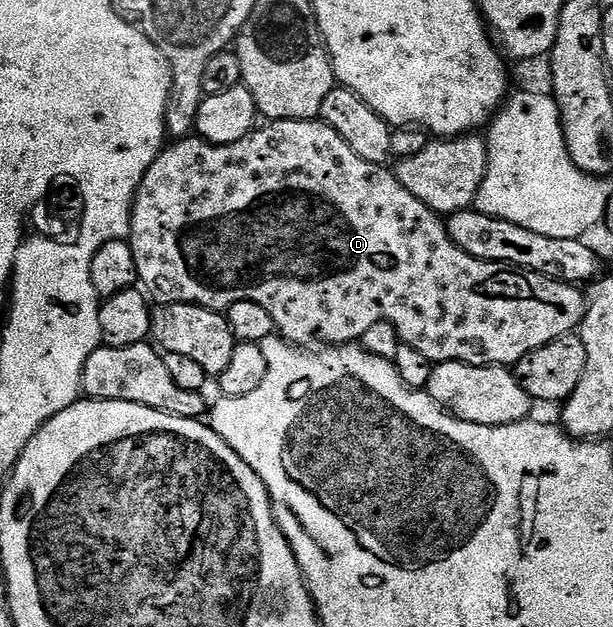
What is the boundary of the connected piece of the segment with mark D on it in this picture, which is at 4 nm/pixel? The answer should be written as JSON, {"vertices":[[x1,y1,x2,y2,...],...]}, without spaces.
{"vertices":[[272,120,264,125,268,126,262,127,263,125,261,125,259,128,253,129,252,133,242,136,242,140,238,140,234,144,226,144,225,146,216,146,213,142,208,142,205,138,199,136,189,136,173,141,171,144,165,145,164,149,160,151,160,154,154,160,154,164,150,164,146,176,142,176,142,184,138,188,136,200,132,204,132,233,130,241,132,243,132,251,134,252,134,260,138,264,139,285,143,287,147,297,153,303,185,302,186,304,205,306,211,310,224,312,227,311,228,307,238,304,242,300,250,300,254,304,262,304,262,308,266,308,266,312,270,312,270,320,274,320,280,337,291,342,293,346,303,346,305,348,327,348,330,346,356,344,359,343,362,335,373,324,389,322,390,324,394,324,394,328,398,332,403,345,410,348,418,348,418,352,422,352,422,356,426,356,433,364,438,362,465,362,471,366,503,366,505,368,515,367,516,362,522,360,522,356,534,352,534,348,542,348,546,344,558,340,563,334,573,333,579,327,580,321,584,319,586,294,579,285,571,282,559,282,553,278,547,278,544,274,539,274,536,270,509,266,507,262,478,260,474,256,462,252,462,248,458,248,450,240,445,219,441,215,437,214,436,211,429,208,426,204,422,204,422,200,418,200,418,196,414,196,414,192,406,192,406,188,396,179,395,173,387,165,379,166,378,164,370,164,370,160,362,160,362,156,358,156,358,152,354,152,350,148,350,144,346,144,346,140,342,140,342,136,338,136,338,132,334,132,334,128,330,128,325,122,319,120,286,120,285,122]]}

